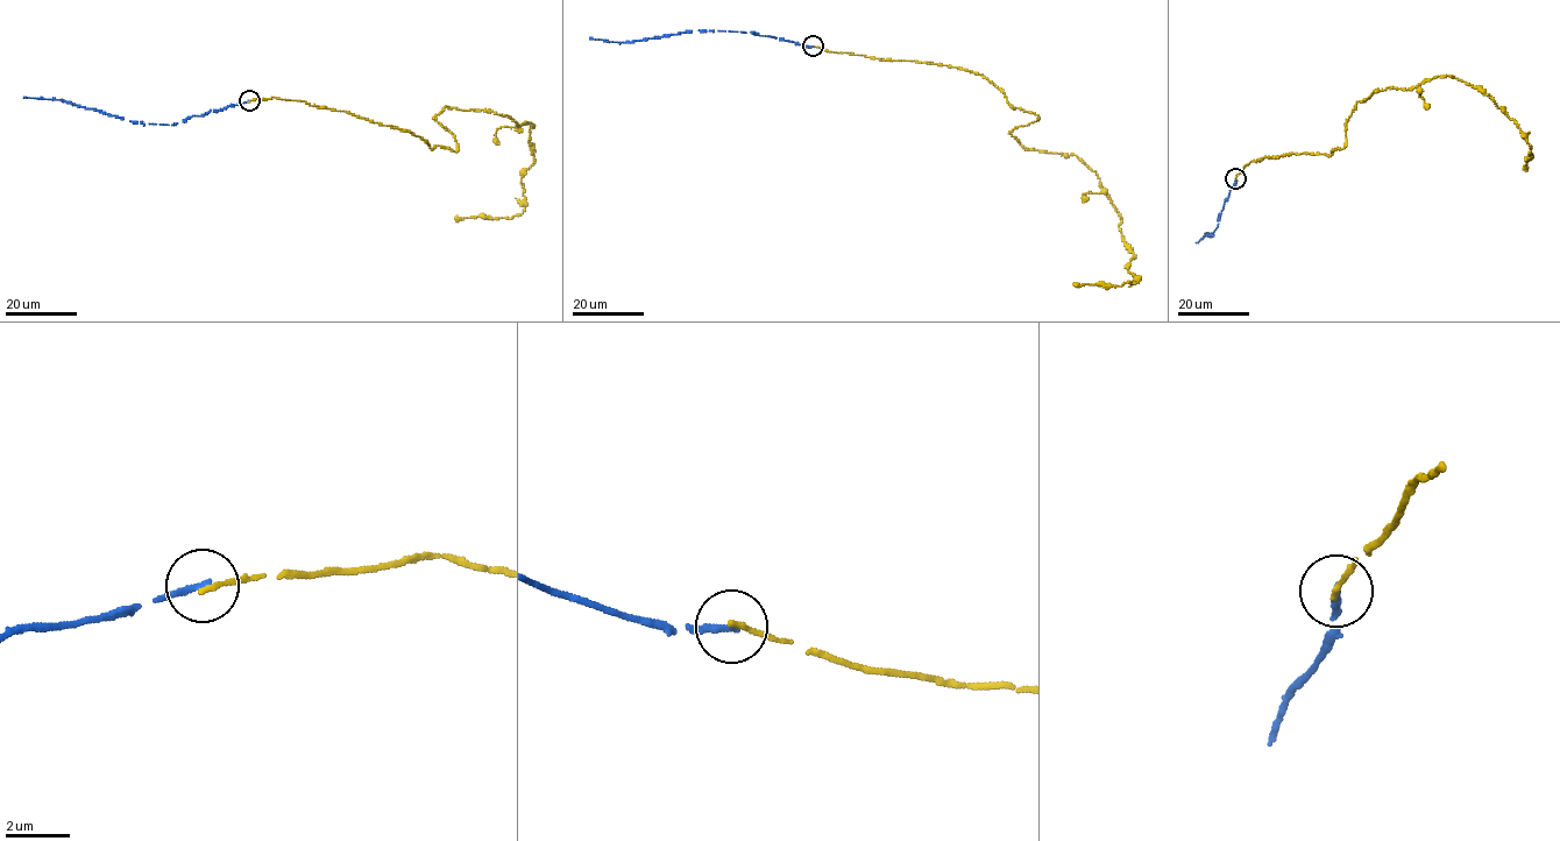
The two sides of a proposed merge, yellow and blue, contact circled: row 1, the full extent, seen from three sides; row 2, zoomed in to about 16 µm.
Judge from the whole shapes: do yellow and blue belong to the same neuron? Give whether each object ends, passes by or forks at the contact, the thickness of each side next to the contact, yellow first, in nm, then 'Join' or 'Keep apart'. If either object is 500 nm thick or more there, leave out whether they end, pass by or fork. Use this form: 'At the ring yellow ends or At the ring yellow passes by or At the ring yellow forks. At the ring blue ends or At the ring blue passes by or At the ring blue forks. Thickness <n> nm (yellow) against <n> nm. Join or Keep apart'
At the ring yellow ends. At the ring blue ends. Thickness 150 nm (yellow) against 180 nm. Keep apart

